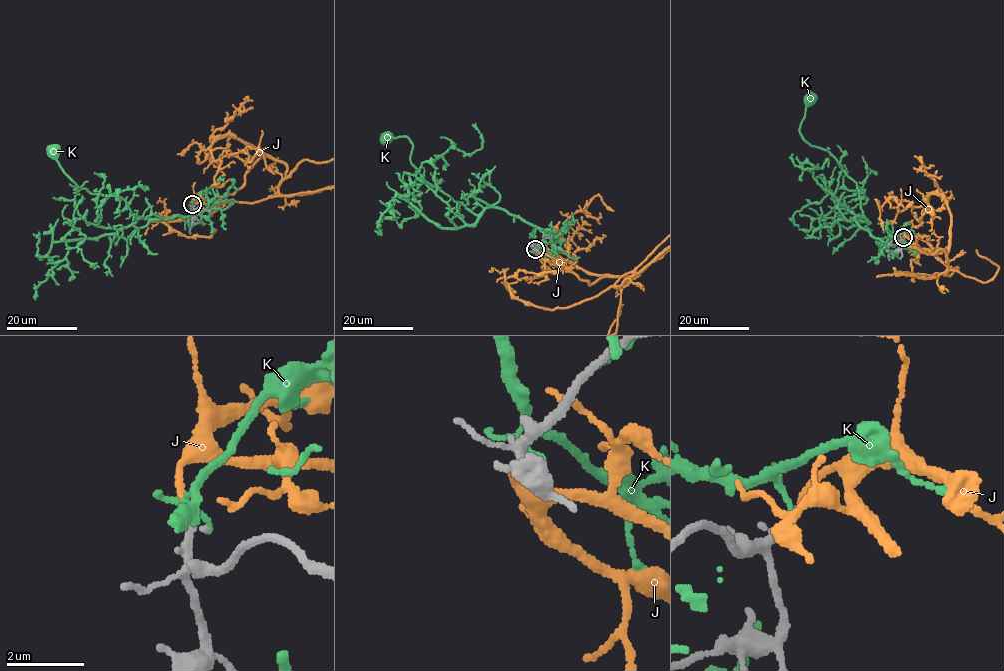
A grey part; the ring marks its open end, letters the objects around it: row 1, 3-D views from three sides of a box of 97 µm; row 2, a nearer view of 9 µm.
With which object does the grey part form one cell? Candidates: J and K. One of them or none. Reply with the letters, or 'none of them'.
J

